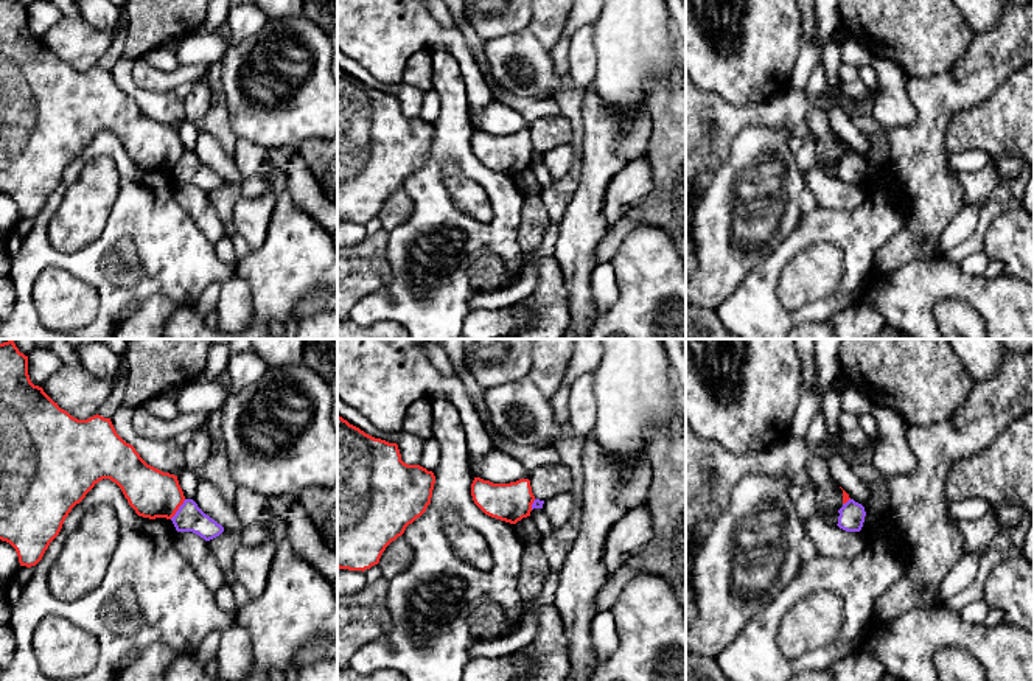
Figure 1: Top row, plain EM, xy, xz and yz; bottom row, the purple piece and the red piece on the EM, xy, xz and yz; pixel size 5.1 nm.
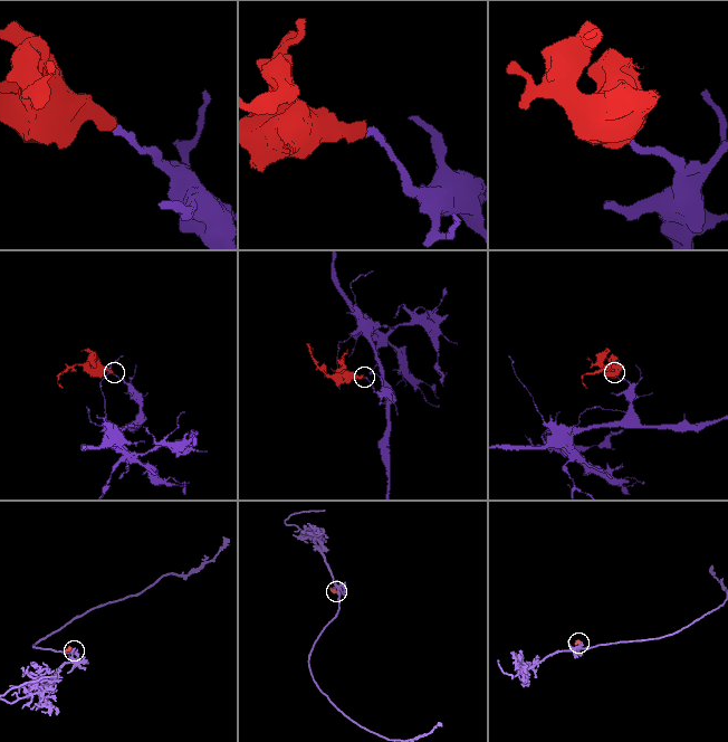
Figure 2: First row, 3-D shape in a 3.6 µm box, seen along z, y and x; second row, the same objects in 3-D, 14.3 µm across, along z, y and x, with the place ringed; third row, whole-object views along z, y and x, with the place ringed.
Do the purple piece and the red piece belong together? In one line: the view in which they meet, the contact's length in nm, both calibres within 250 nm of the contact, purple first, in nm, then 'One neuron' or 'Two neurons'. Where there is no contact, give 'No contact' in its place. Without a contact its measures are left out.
Touches purple in xy. Shared border 130 nm. Thickness 140 nm (purple) against 260 nm. Two neurons

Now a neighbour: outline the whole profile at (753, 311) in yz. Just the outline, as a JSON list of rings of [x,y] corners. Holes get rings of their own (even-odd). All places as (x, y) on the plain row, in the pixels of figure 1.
[[[891,165],[880,166],[869,179],[861,179],[865,202],[855,210],[829,210],[816,207],[801,215],[796,227],[777,247],[756,266],[739,285],[734,294],[715,313],[721,325],[739,339],[787,339],[788,333],[802,323],[819,323],[833,314],[861,302],[874,271],[877,250],[908,222],[913,210],[911,197],[900,185]],[[815,243],[829,243],[844,255],[843,278],[837,291],[824,299],[790,311],[777,299],[777,278],[796,252]]]

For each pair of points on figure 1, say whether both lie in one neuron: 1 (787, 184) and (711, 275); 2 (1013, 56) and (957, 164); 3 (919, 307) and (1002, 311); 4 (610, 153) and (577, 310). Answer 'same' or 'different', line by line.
1: same
2: different
3: same
4: same

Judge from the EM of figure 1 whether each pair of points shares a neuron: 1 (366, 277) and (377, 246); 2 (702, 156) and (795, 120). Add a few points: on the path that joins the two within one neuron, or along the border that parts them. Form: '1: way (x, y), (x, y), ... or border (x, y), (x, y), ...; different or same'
1: way (366, 269), (366, 260), (370, 254); same
2: way (725, 132), (744, 115), (772, 115); same

